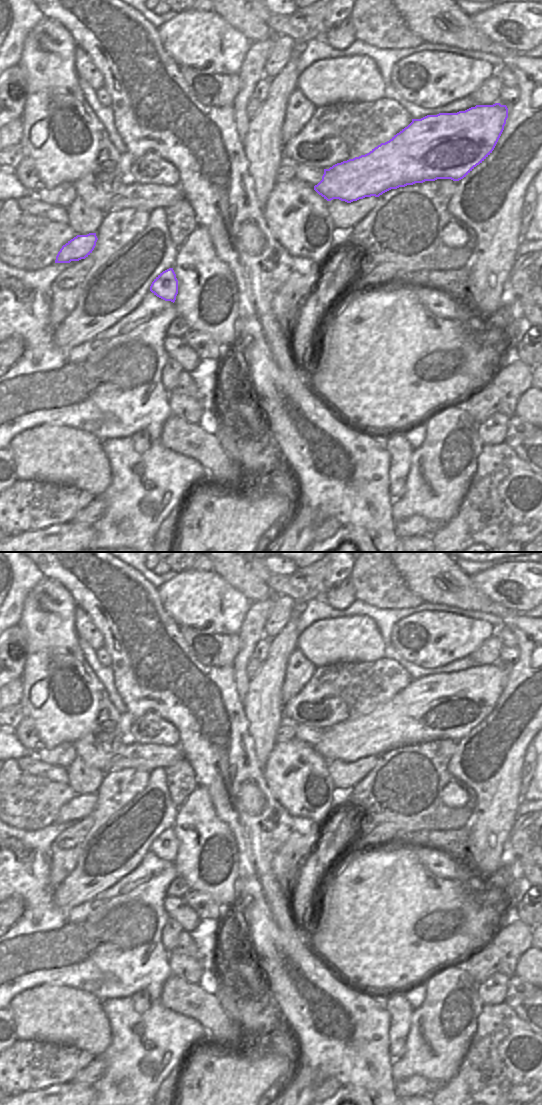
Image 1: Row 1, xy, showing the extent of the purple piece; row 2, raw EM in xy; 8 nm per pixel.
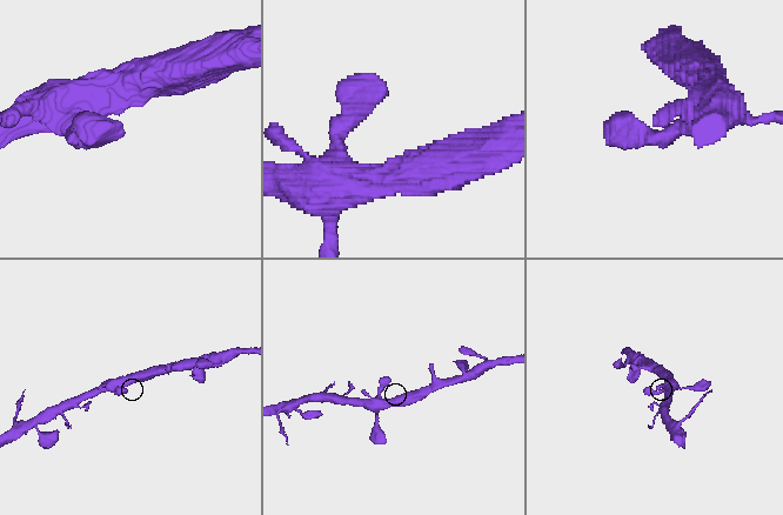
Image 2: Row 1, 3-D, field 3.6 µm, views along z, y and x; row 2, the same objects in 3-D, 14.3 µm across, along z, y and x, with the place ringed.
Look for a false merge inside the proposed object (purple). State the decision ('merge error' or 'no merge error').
no merge error

